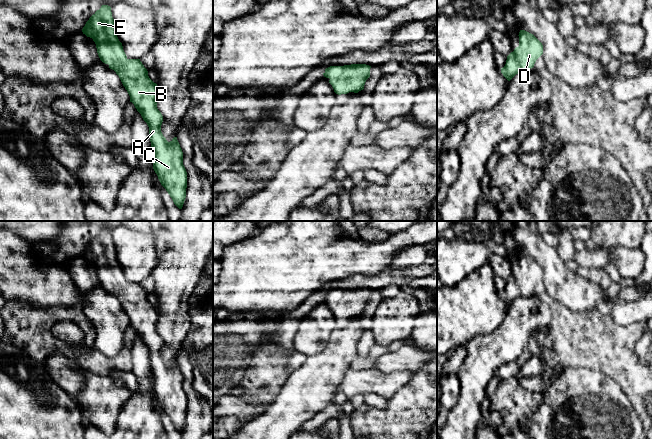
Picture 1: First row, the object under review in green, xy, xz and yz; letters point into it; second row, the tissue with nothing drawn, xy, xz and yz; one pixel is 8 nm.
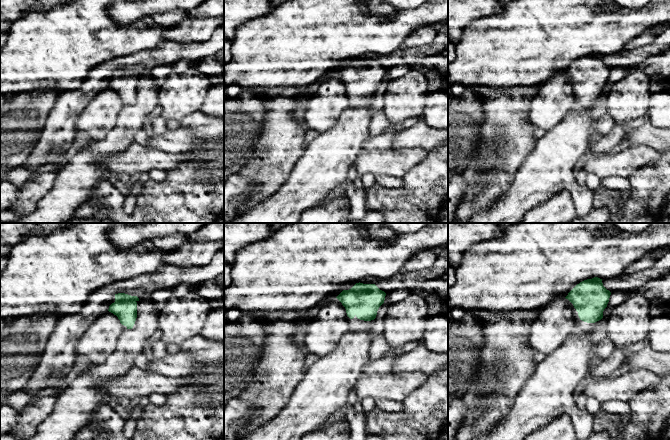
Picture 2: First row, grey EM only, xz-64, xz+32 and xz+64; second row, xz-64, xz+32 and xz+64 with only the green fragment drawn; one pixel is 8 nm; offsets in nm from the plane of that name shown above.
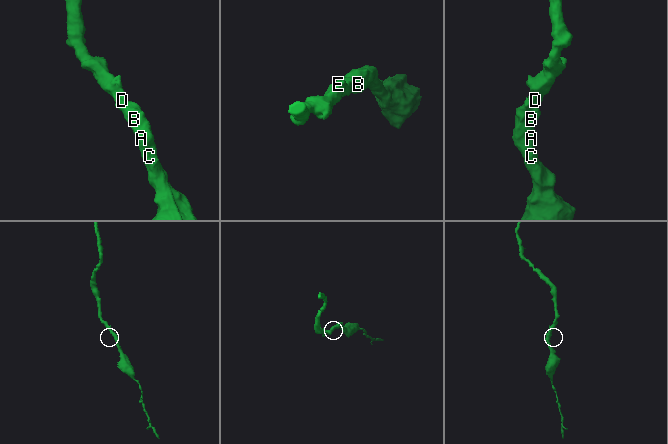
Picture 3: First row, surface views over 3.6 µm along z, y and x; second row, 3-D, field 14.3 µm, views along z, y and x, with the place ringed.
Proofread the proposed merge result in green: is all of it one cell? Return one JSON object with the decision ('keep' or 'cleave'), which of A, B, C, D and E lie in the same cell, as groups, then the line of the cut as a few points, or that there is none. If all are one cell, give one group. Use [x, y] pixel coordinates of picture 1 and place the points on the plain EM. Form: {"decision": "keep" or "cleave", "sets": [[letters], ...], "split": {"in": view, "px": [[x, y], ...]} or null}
{"decision": "keep", "sets": [["A", "B", "C", "D", "E"]], "split": null}

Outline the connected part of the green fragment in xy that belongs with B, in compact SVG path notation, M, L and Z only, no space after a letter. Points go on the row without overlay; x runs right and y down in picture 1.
M102 229L86 246L83 258L93 263L100 284L119 300L132 326L149 351L153 393L174 428L182 433L187 412L187 396L177 361L170 366L161 356L163 340L157 332L159 314L140 283L128 283L119 265L111 231Z

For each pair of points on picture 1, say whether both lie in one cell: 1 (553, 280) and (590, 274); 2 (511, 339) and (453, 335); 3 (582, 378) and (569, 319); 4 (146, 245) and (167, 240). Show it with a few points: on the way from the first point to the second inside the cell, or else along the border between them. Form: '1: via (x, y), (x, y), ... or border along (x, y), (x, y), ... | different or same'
1: border along (577, 272), (601, 288) | different
2: border along (496, 328), (489, 333), (472, 337), (465, 344) | different
3: border along (571, 366), (586, 367), (602, 374) | different
4: border along (154, 242), (155, 247) | different

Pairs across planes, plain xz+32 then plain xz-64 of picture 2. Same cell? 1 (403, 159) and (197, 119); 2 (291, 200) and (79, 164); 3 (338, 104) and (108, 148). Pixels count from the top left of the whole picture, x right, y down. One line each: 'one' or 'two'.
1: two
2: one
3: two

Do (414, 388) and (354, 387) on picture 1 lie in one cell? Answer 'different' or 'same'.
different

